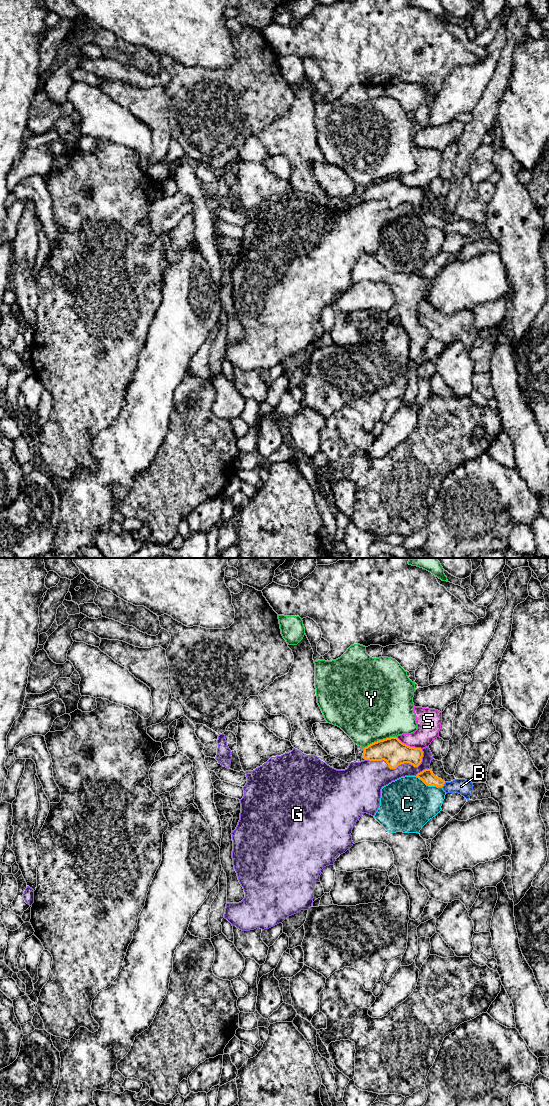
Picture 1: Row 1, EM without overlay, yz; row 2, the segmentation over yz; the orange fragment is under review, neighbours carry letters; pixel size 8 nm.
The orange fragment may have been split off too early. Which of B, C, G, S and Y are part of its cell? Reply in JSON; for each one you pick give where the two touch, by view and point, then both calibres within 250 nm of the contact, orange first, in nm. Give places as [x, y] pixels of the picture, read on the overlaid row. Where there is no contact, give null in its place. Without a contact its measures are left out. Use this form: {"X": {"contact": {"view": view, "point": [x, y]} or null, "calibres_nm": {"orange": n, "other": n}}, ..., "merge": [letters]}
{"B": {"contact": {"view": "yz", "point": [443, 785]}, "calibres_nm": {"orange": 110, "other": 120}}, "merge": ["B"]}

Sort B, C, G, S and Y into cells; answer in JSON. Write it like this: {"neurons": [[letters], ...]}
{"neurons": [["B"], ["C"], ["G"], ["S"], ["Y"]]}

